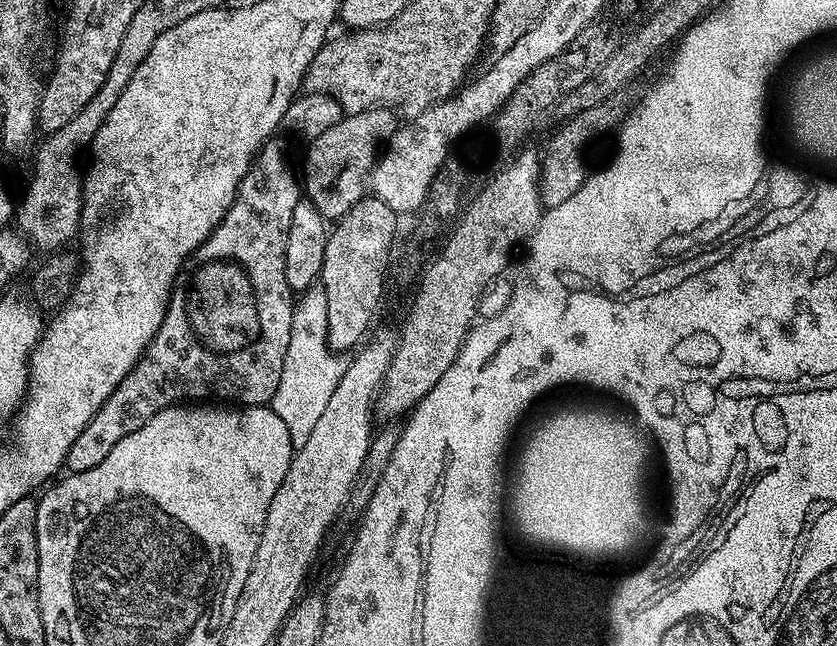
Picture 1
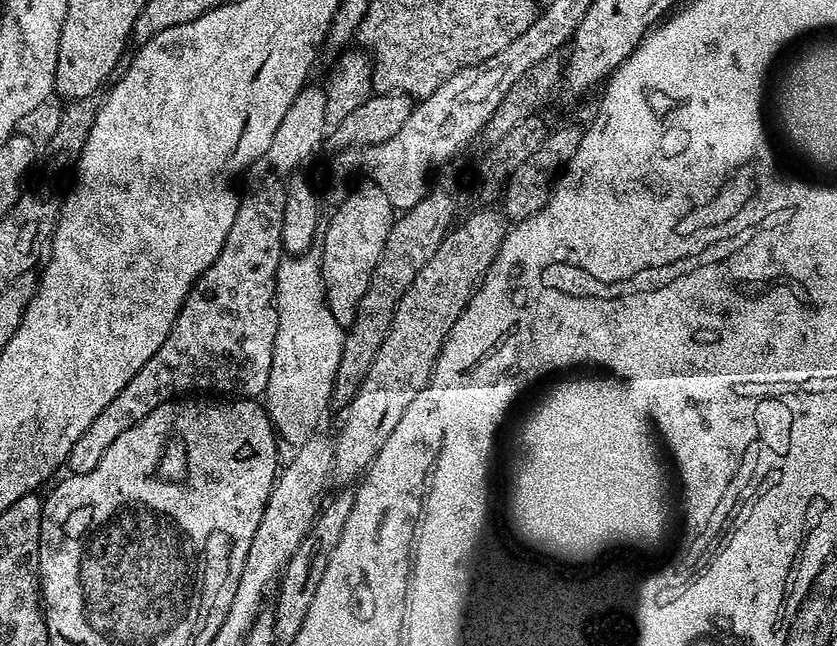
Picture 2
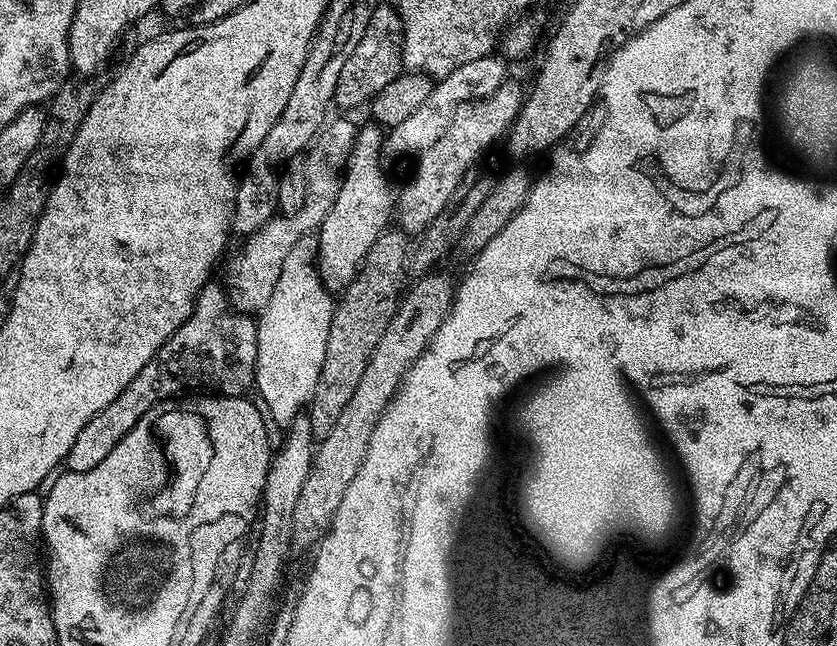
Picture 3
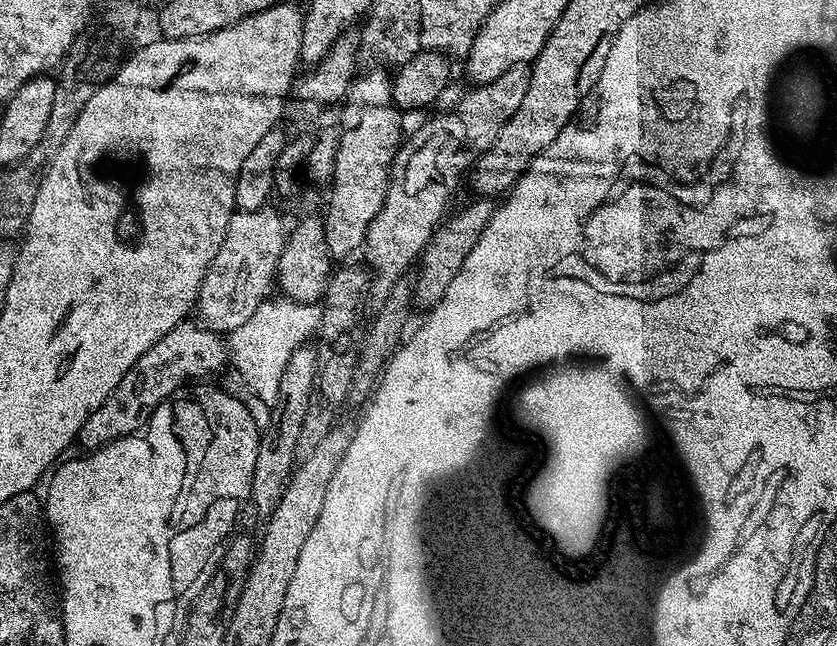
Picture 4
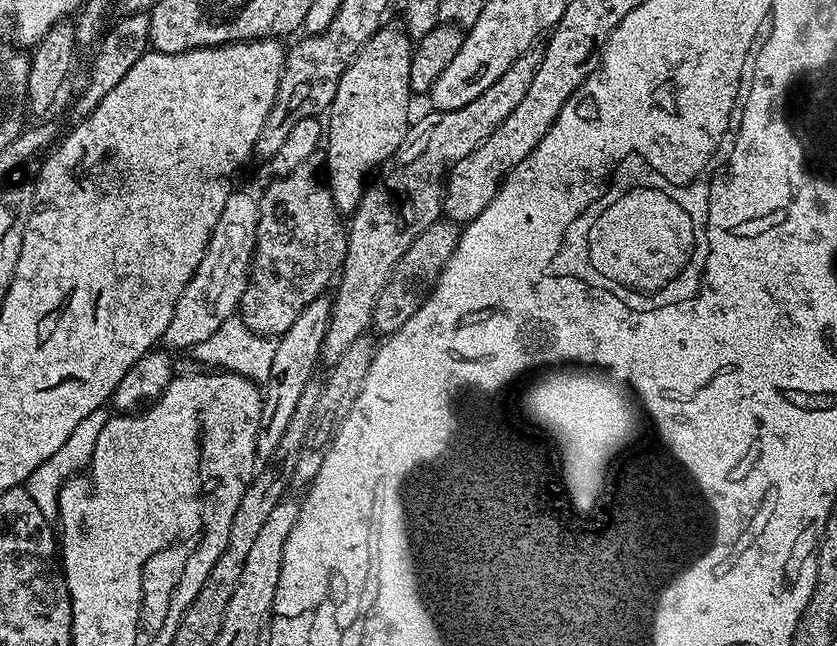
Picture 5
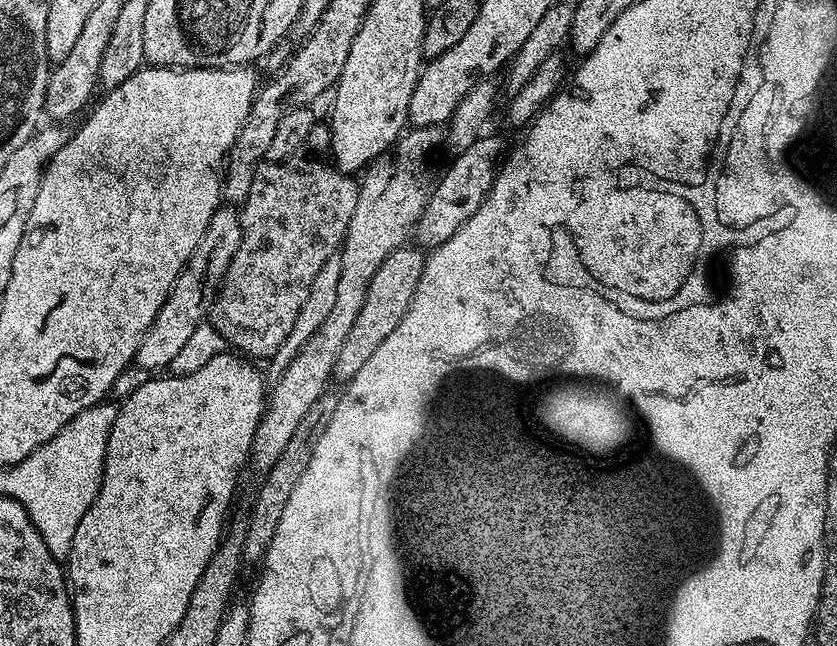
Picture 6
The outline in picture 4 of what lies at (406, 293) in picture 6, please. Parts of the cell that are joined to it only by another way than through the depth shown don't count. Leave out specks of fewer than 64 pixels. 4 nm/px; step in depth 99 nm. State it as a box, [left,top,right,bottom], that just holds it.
[412,198,498,310]

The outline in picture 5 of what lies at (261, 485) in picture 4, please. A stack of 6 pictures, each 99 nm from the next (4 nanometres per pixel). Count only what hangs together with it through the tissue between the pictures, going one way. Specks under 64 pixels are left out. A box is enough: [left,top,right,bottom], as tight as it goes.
[256,294,332,462]

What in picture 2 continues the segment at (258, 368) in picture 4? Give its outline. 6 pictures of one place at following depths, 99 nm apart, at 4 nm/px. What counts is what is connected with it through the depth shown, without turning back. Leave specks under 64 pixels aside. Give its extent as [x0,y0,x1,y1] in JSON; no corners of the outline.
[263,246,345,446]

